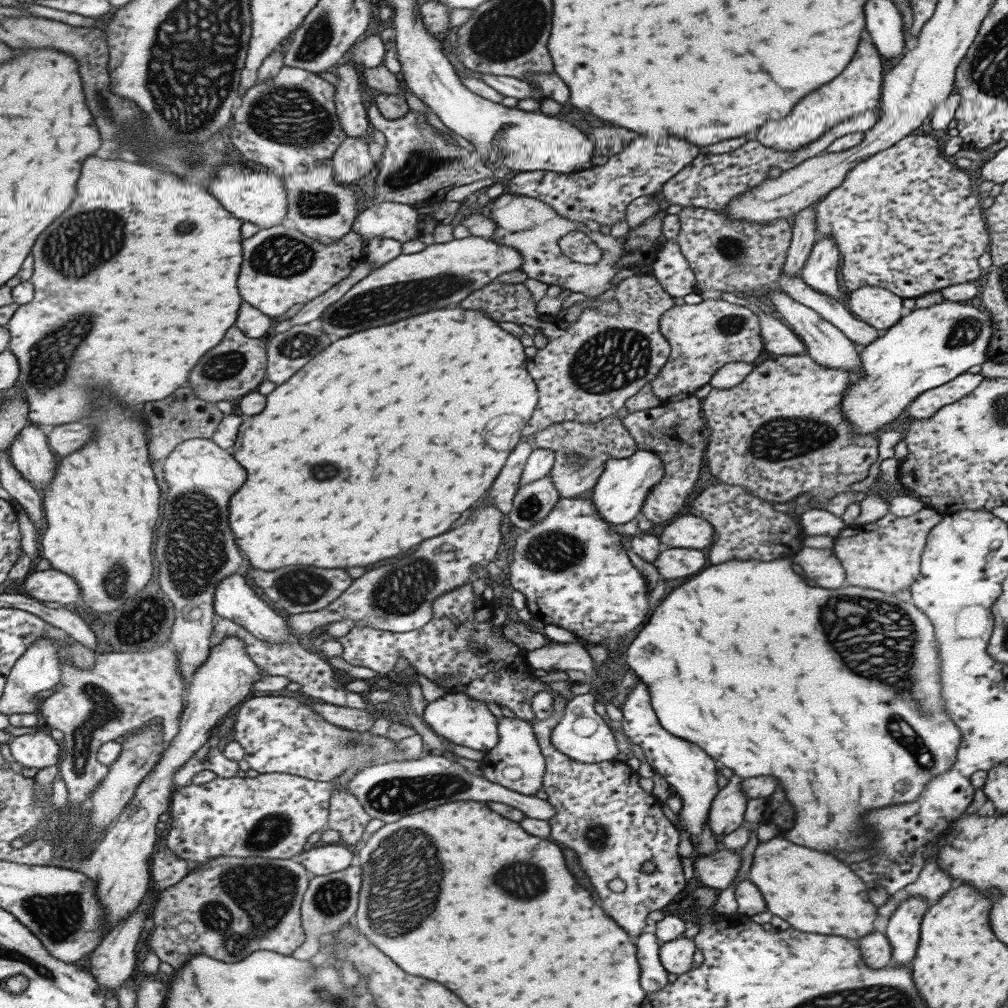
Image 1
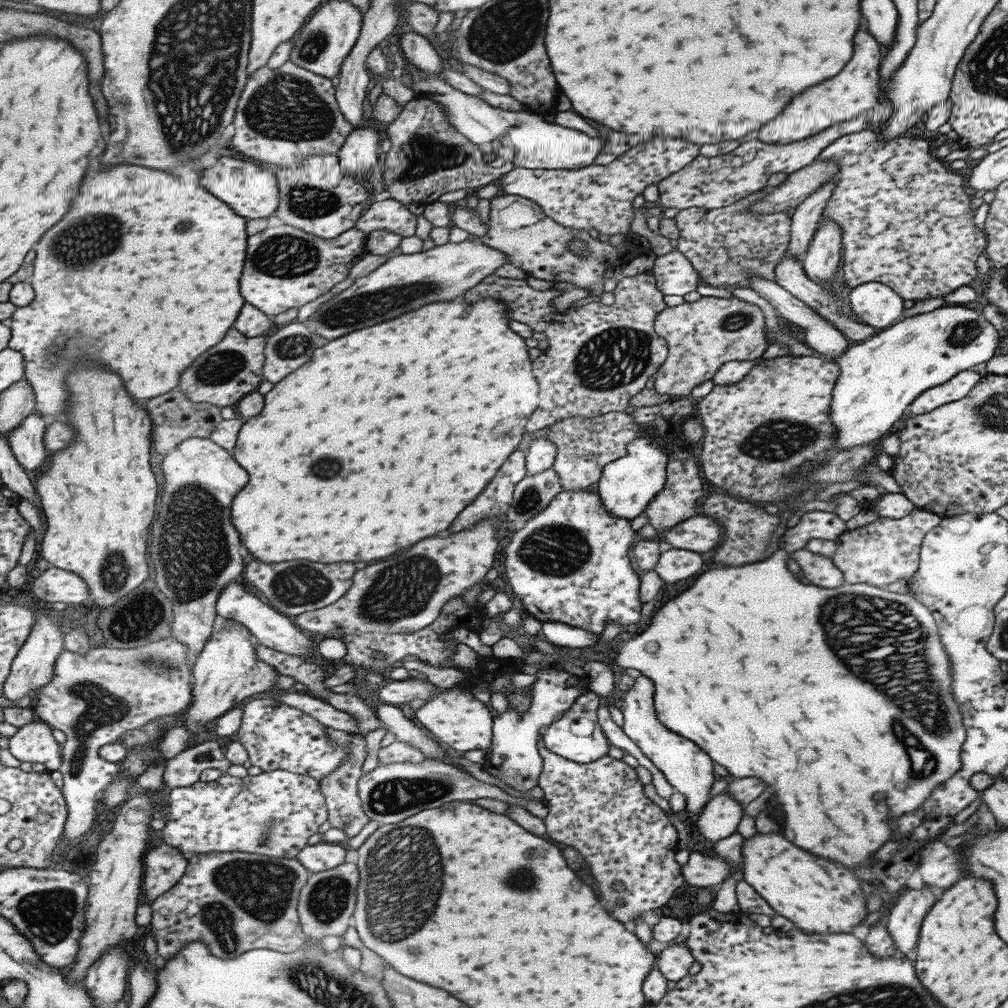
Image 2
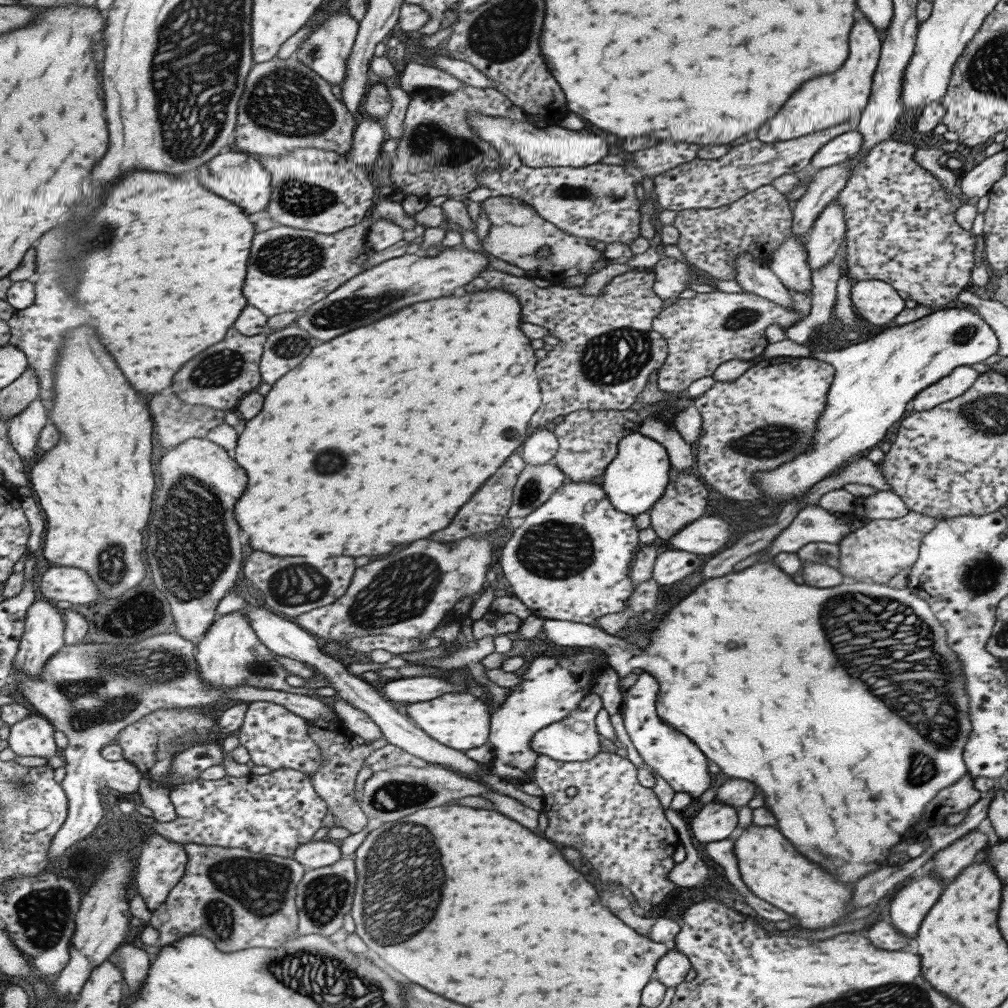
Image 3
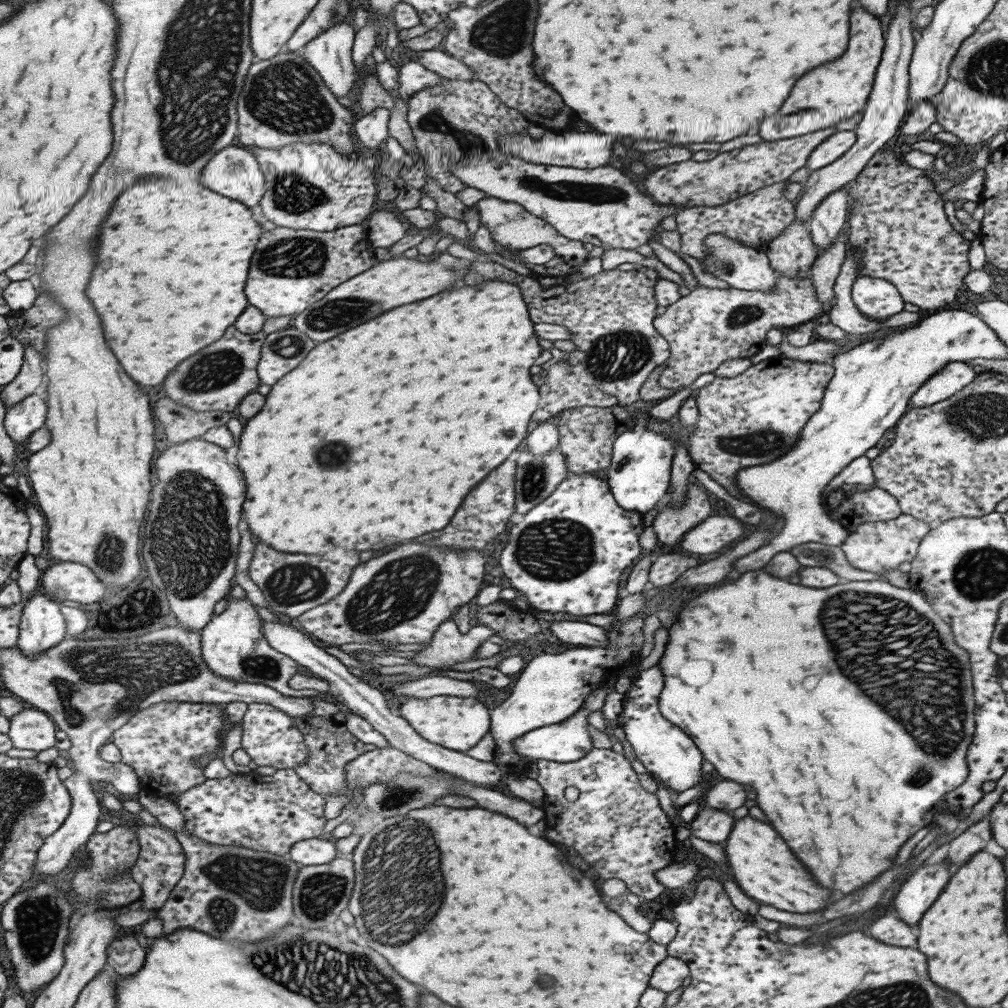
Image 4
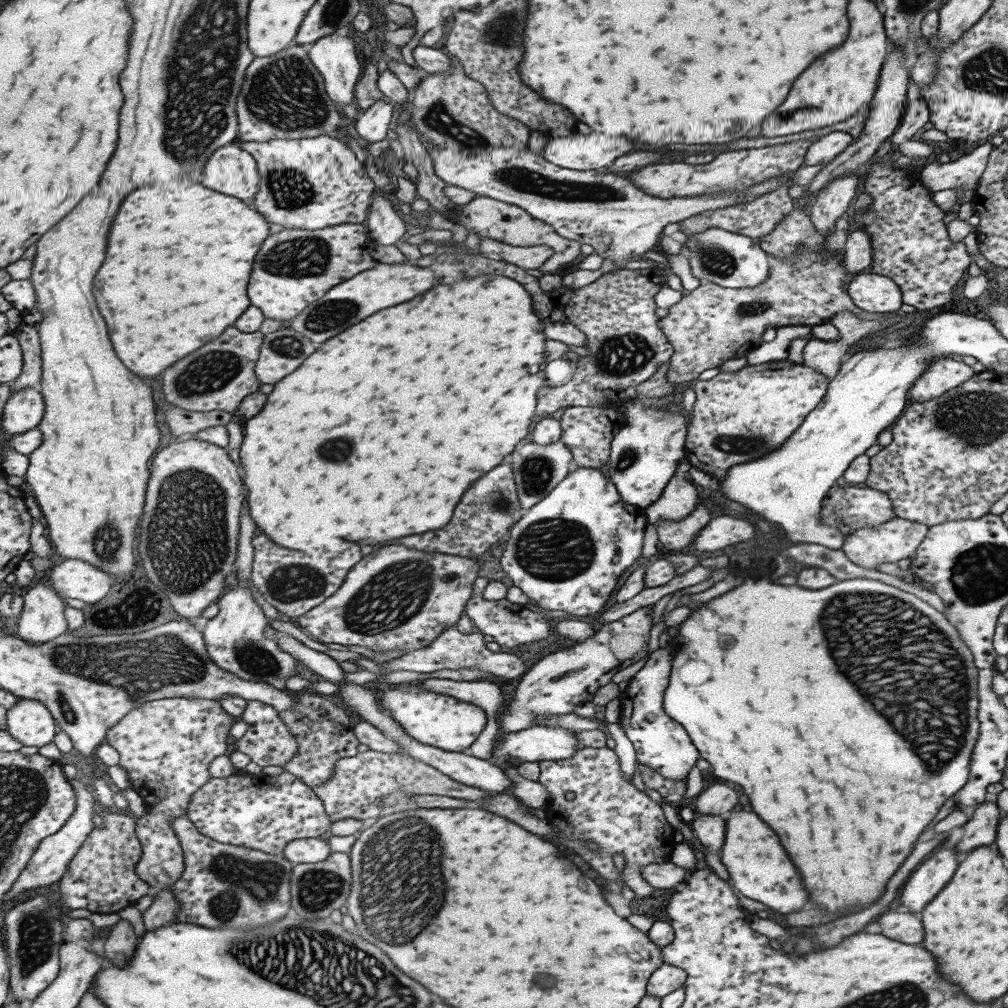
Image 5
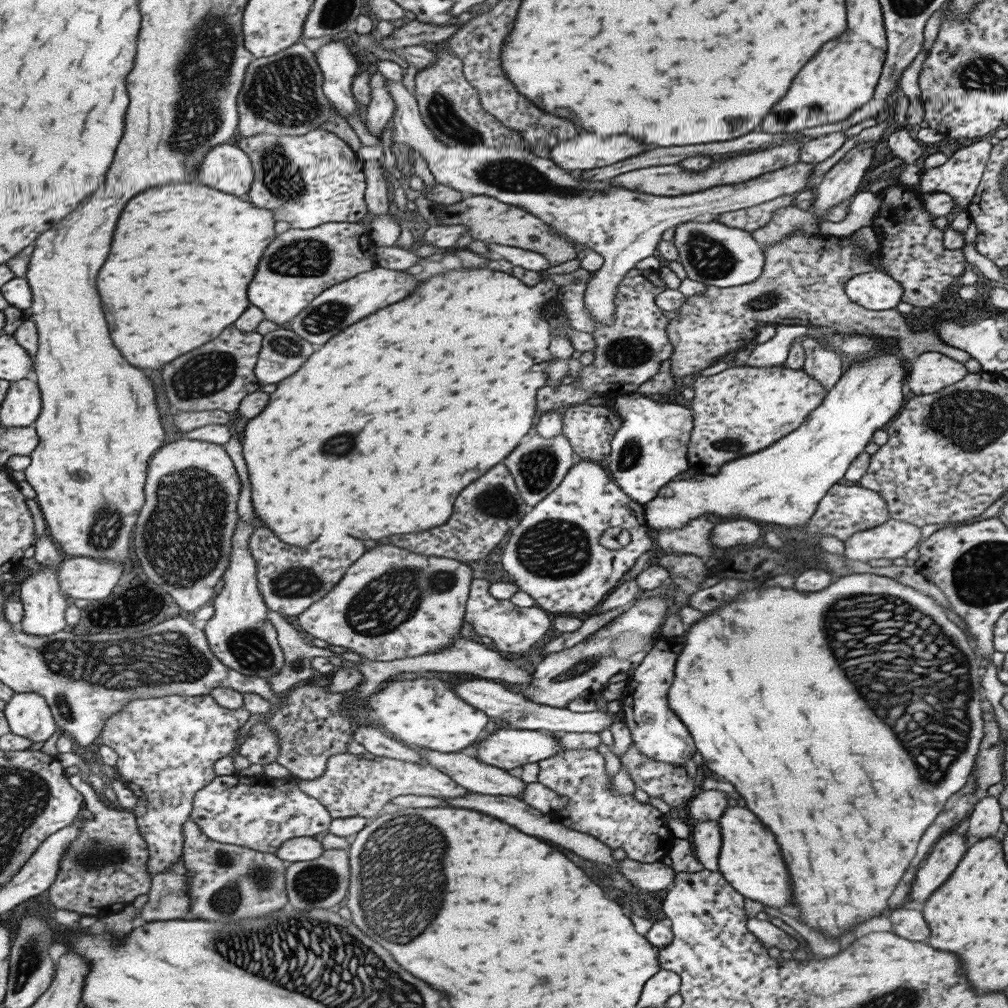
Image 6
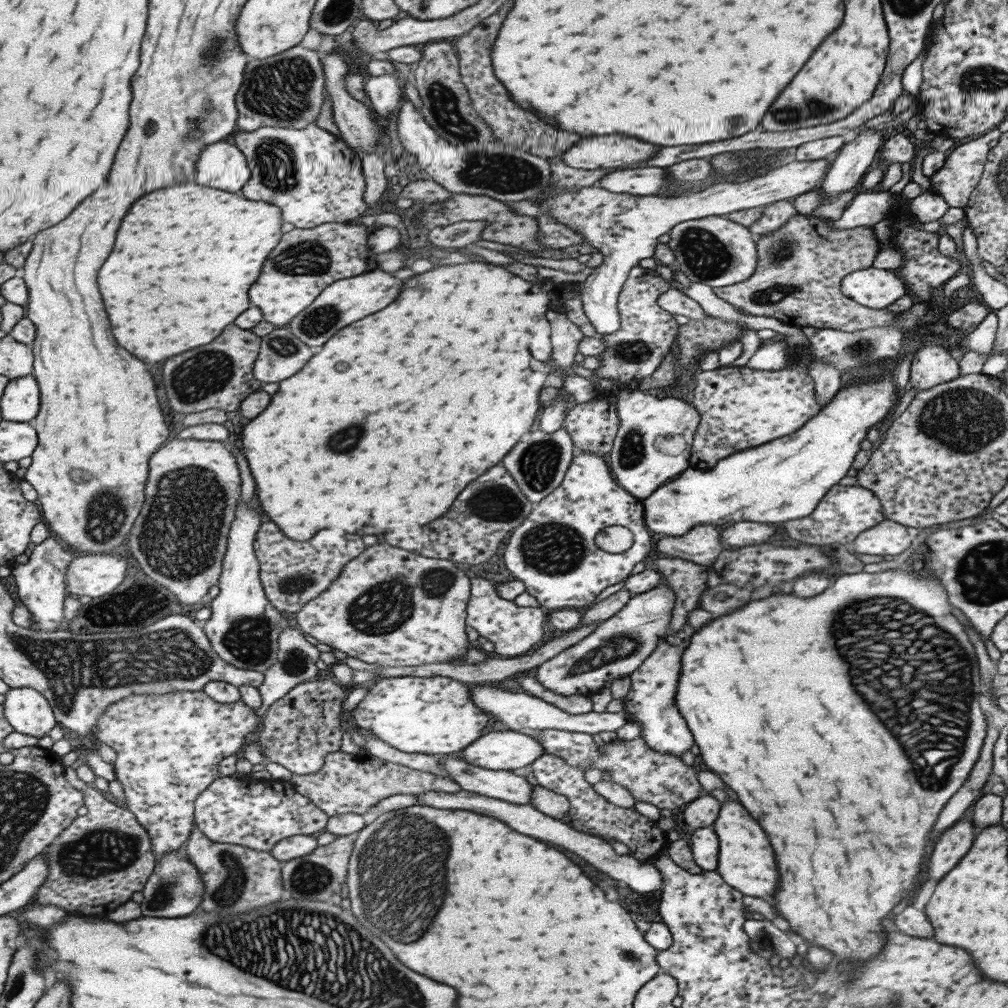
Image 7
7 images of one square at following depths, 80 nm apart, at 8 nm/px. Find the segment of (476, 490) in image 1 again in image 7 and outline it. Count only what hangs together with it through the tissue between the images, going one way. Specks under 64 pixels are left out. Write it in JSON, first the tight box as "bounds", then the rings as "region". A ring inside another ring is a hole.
{"bounds":[241,260,551,540],"region":[[[470,260],[455,266],[437,266],[407,278],[399,290],[399,296],[391,304],[363,320],[357,320],[355,324],[349,324],[347,328],[341,328],[293,378],[278,382],[279,388],[271,396],[269,406],[241,430],[241,448],[255,480],[259,506],[288,539],[309,540],[317,530],[329,530],[335,536],[349,534],[359,536],[361,540],[363,534],[381,534],[401,526],[409,528],[427,524],[439,518],[451,506],[461,488],[465,488],[487,468],[495,466],[511,451],[519,438],[534,427],[542,409],[537,396],[546,374],[531,370],[529,360],[551,361],[550,324],[545,320],[549,302],[547,291],[534,283],[525,282],[519,276],[513,276],[511,272],[499,268],[499,265],[491,266],[491,263],[483,262]]]}

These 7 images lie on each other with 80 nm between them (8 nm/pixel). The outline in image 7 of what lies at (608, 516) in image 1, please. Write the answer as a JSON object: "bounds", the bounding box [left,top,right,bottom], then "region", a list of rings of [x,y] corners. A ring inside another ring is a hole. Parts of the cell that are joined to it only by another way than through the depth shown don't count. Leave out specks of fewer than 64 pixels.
{"bounds":[609,386,700,500],"region":[[[634,386],[622,388],[615,395],[618,429],[609,452],[609,472],[614,481],[635,499],[645,500],[656,488],[679,476],[688,467],[689,448],[698,425],[700,414],[687,403],[676,397],[657,398]],[[683,437],[683,450],[677,454],[663,452],[655,446],[657,440]]]}

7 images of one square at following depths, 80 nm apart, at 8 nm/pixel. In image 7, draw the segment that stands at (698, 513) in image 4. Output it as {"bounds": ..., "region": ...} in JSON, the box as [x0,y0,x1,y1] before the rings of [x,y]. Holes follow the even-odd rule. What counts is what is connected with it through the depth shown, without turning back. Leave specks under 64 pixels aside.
{"bounds":[655,526,721,566],"region":[[[695,526],[687,536],[662,536],[655,548],[666,557],[682,558],[701,566],[708,566],[721,552],[717,530],[713,526]]]}

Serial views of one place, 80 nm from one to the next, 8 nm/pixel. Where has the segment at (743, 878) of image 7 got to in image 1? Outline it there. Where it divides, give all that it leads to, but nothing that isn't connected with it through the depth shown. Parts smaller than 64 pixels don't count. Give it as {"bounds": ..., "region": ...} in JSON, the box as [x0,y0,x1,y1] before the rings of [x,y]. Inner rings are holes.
{"bounds":[746,838,877,938],"region":[[[771,838],[765,842],[759,841],[753,850],[753,860],[751,866],[748,867],[746,881],[751,882],[761,893],[766,910],[772,916],[787,920],[799,932],[863,938],[874,931],[873,920],[877,917],[875,913],[877,907],[867,899],[866,890],[869,885],[861,882],[843,862],[835,860],[833,856],[795,846],[783,838]]]}

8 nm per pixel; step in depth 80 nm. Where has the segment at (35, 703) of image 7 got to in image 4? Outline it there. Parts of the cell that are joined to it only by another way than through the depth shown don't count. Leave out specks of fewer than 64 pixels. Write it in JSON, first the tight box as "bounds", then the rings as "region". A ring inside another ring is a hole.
{"bounds":[6,705,57,752],"region":[[[27,705],[18,713],[8,720],[9,728],[6,735],[10,738],[12,747],[41,752],[55,744],[53,735],[57,728],[46,713]]]}

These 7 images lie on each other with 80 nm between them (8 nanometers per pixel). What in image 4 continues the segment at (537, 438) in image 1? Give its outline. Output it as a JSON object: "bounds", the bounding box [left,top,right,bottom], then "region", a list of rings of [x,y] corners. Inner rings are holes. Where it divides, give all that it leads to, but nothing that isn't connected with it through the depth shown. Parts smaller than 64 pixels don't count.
{"bounds":[554,407,634,474],"region":[[[575,407],[568,408],[557,416],[554,423],[559,433],[558,452],[565,458],[565,468],[569,474],[595,474],[608,468],[612,445],[621,429],[621,422],[634,409],[624,407]]]}

